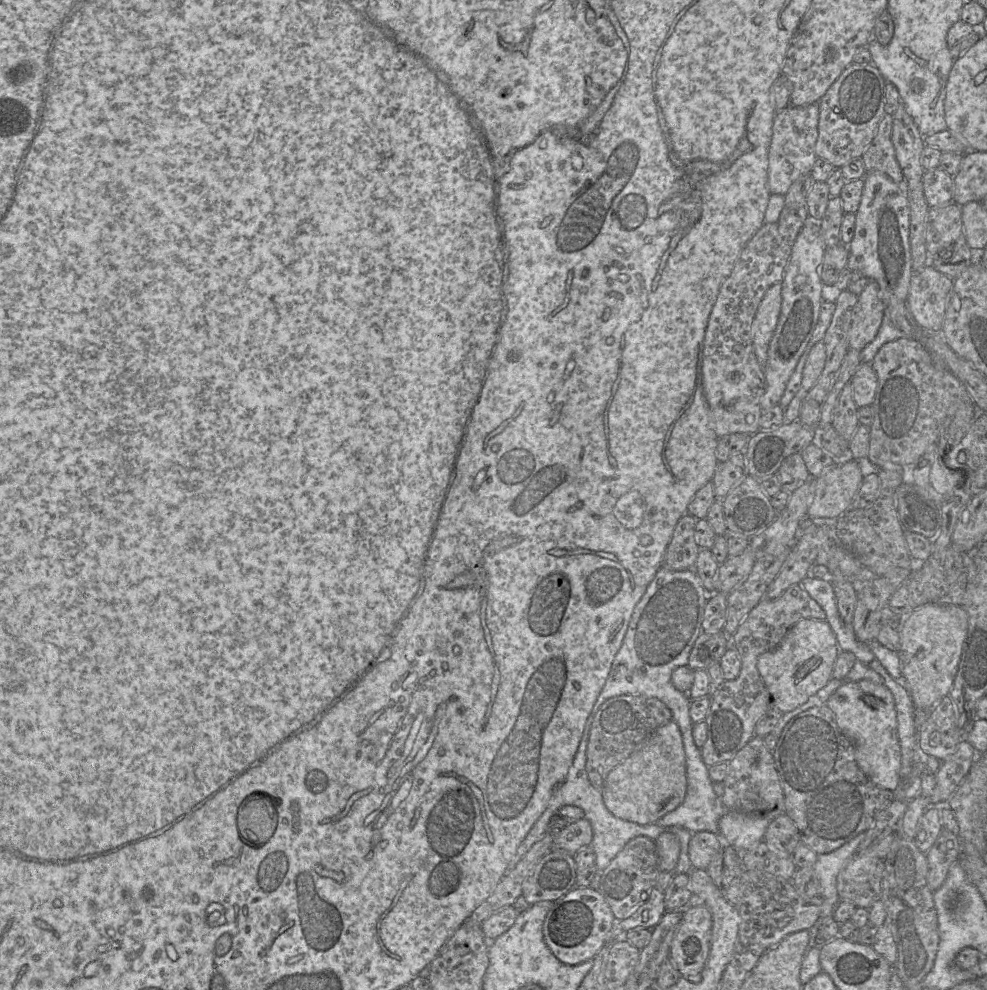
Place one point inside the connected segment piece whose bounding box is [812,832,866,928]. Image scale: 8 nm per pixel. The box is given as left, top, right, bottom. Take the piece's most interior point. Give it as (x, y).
(827, 867)

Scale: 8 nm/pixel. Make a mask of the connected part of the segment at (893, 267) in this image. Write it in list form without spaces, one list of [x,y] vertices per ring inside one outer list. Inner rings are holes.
[[[881,172],[866,173],[861,202],[856,214],[855,234],[847,245],[849,257],[847,267],[860,271],[869,280],[878,283],[881,299],[887,307],[897,301],[906,301],[910,280],[913,274],[911,248],[909,241],[910,207],[904,184],[897,184]]]

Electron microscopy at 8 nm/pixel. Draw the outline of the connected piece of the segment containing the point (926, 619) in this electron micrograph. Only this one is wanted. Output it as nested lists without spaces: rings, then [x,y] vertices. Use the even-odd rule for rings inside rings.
[[[925,604],[909,613],[899,626],[902,681],[916,709],[930,711],[949,695],[967,636],[968,613],[961,606]]]

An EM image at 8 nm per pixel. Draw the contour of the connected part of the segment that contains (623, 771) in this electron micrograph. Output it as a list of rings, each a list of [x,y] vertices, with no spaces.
[[[671,720],[645,738],[626,760],[609,772],[601,791],[604,805],[610,813],[639,825],[655,823],[675,810],[683,802],[687,791],[685,752],[677,723]]]

